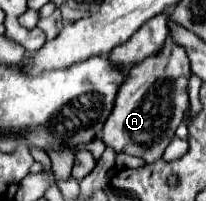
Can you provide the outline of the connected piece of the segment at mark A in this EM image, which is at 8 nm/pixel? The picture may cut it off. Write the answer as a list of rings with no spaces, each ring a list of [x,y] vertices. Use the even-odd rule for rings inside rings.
[[[170,38],[158,56],[150,56],[144,62],[130,68],[128,78],[122,82],[114,108],[104,124],[102,140],[118,152],[126,152],[142,158],[144,162],[156,162],[162,158],[174,130],[182,122],[184,110],[188,106],[188,76],[190,63],[183,47],[174,44]]]

